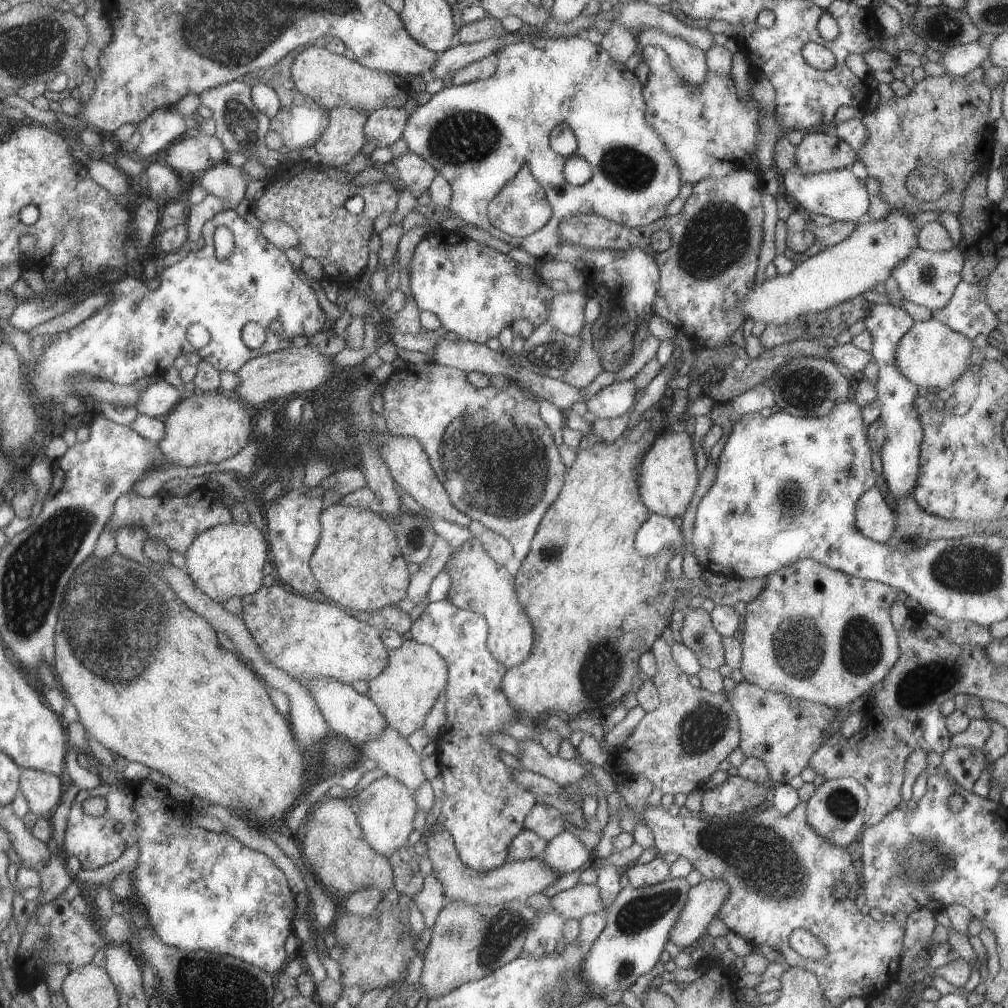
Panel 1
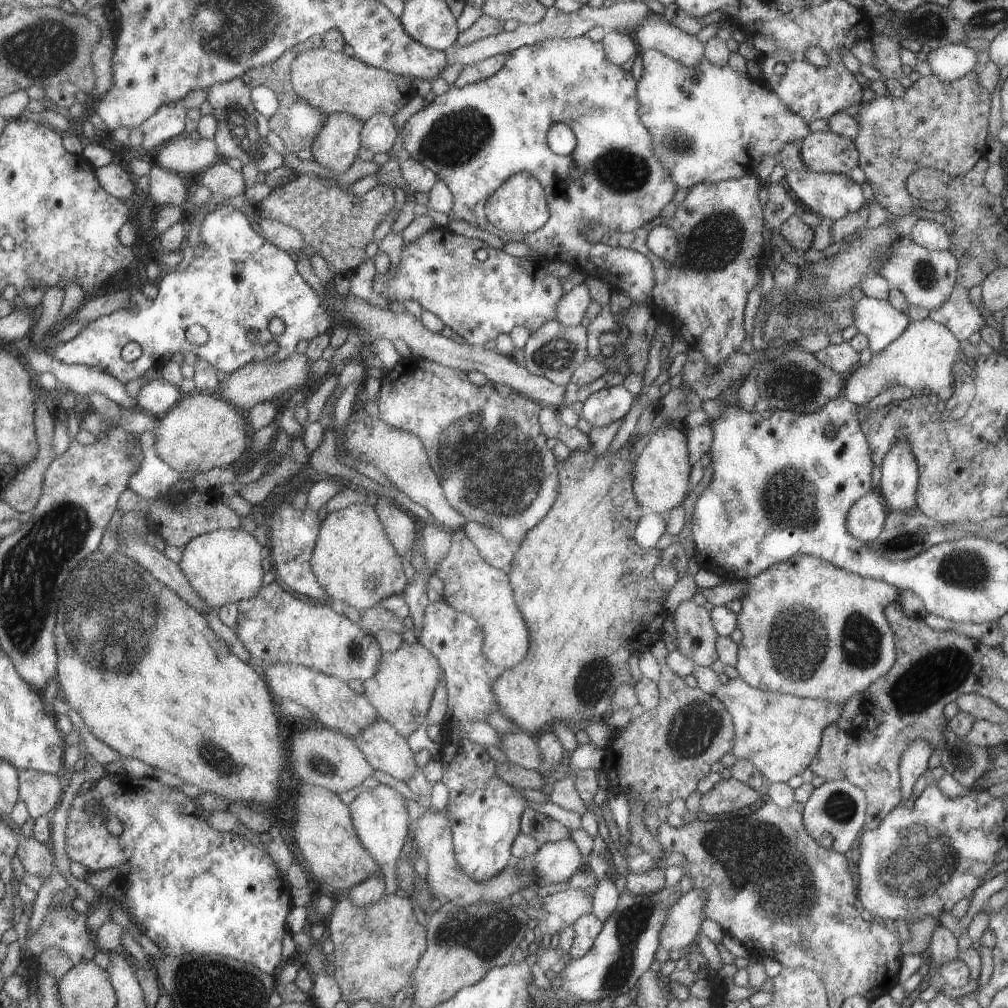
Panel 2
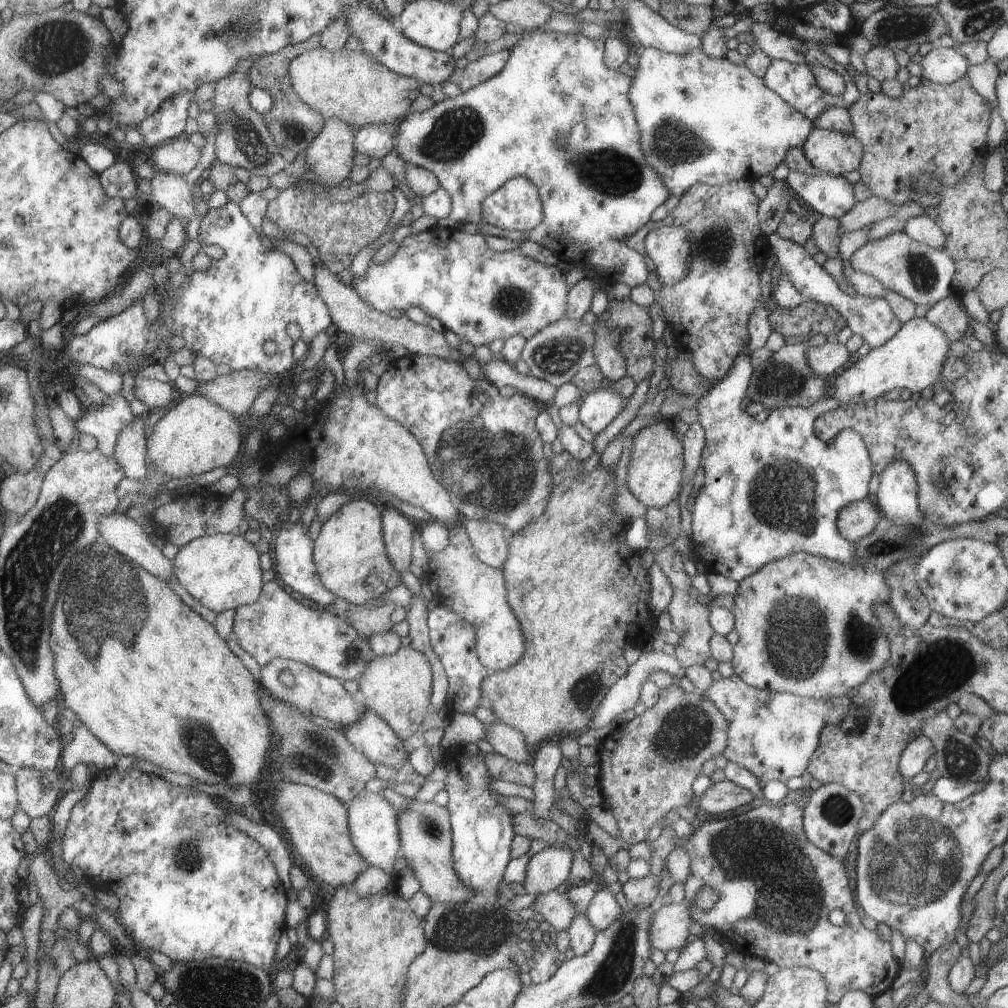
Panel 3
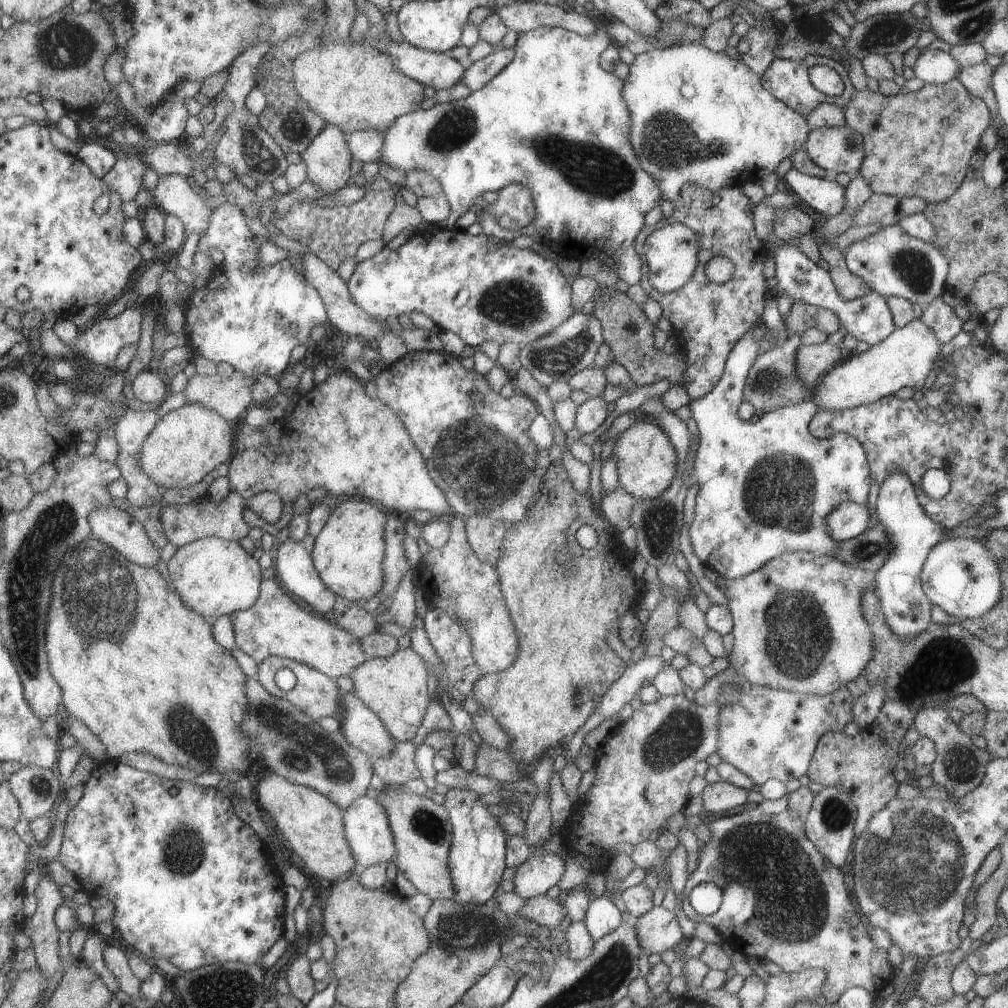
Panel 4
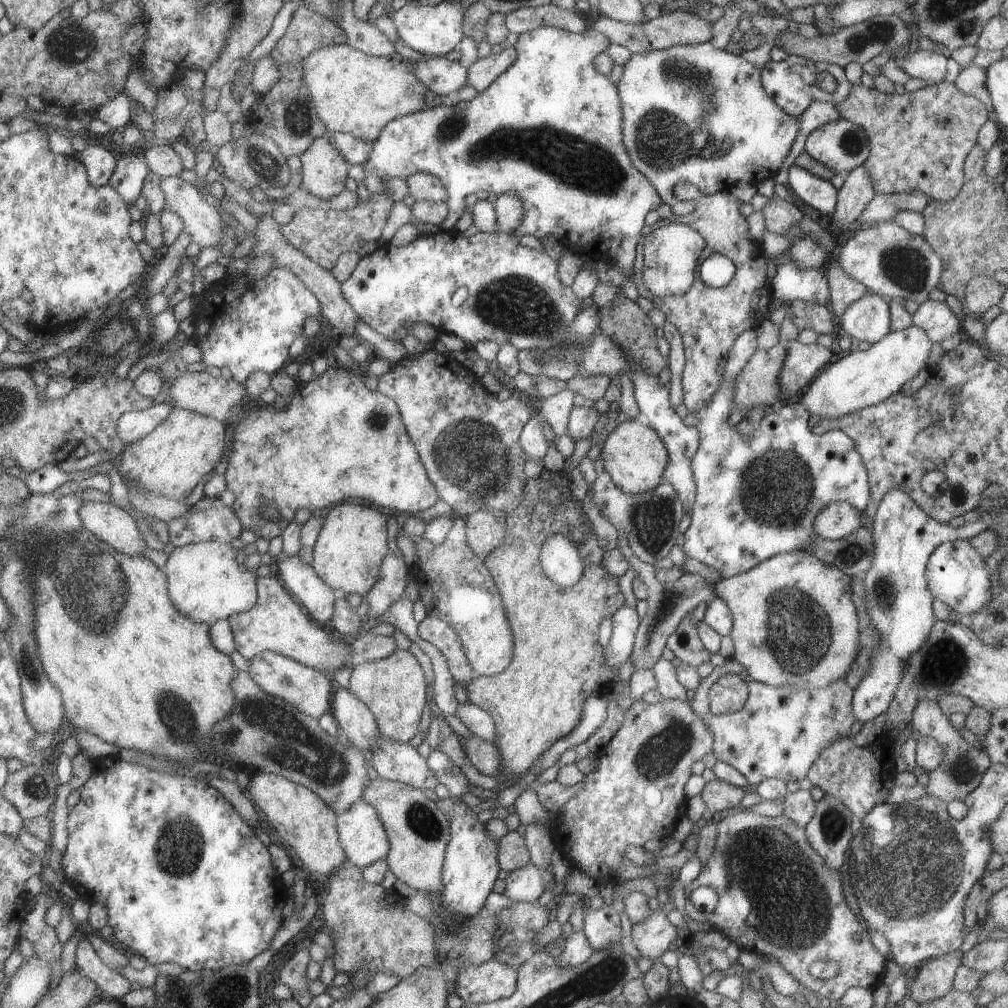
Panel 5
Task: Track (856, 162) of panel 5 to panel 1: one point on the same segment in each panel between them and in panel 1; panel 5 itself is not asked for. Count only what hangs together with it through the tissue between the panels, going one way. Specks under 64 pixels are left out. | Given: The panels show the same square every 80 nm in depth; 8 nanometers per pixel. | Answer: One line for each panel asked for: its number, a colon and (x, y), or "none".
1: (817, 152)
2: (822, 151)
3: (837, 153)
4: (837, 149)

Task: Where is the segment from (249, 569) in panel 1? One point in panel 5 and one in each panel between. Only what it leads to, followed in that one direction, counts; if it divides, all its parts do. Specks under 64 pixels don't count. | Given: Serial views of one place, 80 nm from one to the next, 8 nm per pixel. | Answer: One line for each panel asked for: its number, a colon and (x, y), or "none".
2: (224, 566)
3: (221, 571)
4: (214, 577)
5: (204, 583)

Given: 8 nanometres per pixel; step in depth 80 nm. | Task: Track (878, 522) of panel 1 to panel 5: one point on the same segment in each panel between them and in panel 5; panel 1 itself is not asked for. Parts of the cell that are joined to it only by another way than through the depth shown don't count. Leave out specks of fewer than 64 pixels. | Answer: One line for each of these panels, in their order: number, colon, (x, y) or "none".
2: (865, 517)
3: (855, 520)
4: (846, 520)
5: (835, 520)

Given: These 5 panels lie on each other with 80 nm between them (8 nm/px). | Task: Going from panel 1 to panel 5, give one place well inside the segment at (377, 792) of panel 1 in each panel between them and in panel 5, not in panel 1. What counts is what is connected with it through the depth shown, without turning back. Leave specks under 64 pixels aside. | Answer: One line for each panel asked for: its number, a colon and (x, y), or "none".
2: (378, 816)
3: (372, 824)
4: (366, 830)
5: (360, 834)

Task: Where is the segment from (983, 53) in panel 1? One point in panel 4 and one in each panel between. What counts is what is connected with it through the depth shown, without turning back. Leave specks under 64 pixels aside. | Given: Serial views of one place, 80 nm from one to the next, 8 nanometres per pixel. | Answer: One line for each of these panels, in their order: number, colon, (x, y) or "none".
2: (949, 62)
3: (942, 65)
4: (935, 67)

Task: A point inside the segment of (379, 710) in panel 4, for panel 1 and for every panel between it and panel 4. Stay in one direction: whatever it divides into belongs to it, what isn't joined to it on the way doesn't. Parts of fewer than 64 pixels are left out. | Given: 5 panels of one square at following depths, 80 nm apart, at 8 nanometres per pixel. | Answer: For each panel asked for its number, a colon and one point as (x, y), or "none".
1: (414, 674)
2: (400, 690)
3: (397, 687)

